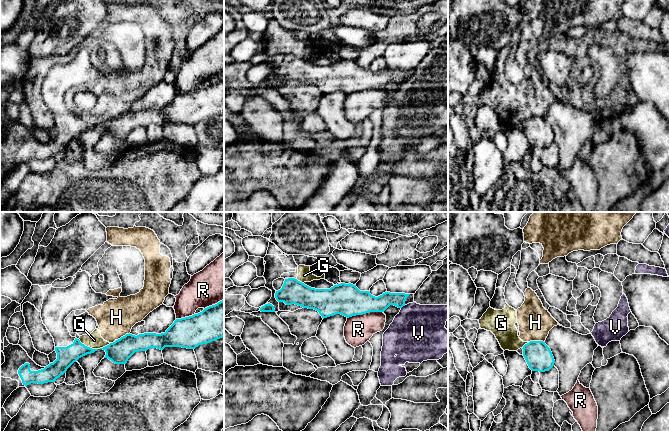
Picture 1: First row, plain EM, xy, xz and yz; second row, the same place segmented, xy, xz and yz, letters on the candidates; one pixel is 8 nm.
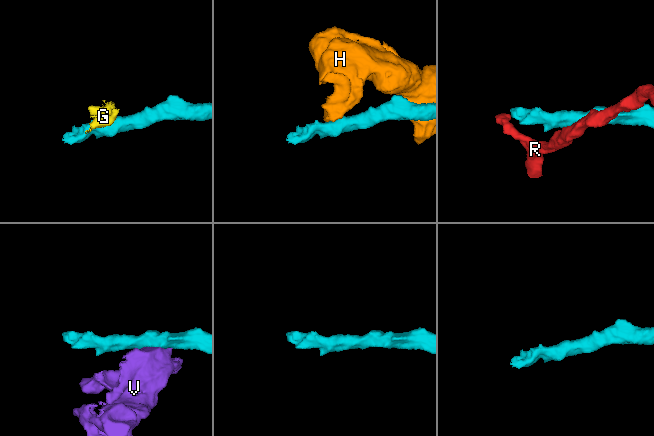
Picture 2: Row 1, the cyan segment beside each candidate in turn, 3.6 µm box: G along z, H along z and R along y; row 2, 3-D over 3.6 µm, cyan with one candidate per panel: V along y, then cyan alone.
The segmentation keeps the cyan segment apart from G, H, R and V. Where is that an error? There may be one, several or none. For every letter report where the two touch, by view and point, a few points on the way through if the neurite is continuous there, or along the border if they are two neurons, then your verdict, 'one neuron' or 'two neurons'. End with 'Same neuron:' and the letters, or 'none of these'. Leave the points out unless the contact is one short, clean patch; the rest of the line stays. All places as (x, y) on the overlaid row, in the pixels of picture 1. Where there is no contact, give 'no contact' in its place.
G: meets cyan in xy at (88, 347); border along xy (78, 339), (85, 345), (97, 349); two neurons
H: meets cyan in yz at (536, 341); two neurons
R: meets cyan in xz at (364, 313); two neurons
V: meets cyan in xz at (403, 305); two neurons
Same neuron: none of these

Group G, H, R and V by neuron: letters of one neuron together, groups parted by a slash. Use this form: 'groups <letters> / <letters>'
groups G H / R / V

